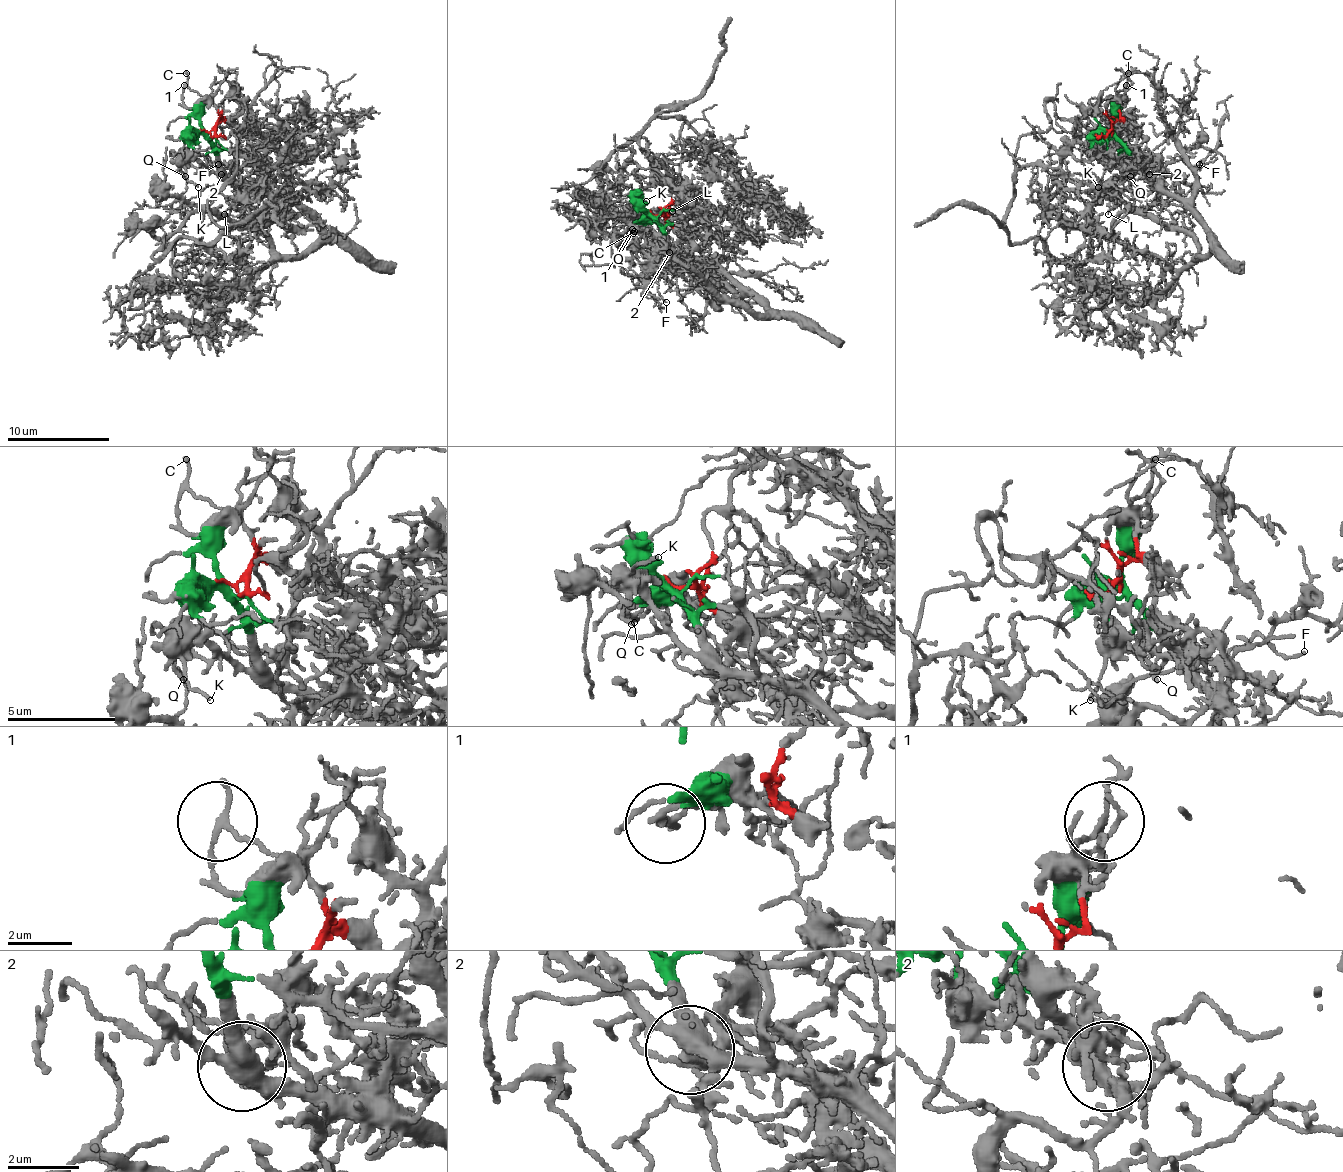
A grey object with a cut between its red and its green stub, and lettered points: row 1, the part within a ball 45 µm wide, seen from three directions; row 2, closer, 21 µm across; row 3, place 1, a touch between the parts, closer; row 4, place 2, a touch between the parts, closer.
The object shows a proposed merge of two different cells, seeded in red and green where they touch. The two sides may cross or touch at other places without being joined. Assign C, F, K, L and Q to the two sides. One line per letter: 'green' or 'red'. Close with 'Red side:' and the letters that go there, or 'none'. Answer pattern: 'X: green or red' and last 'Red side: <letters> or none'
C: green
F: green
K: green
L: green
Q: green
Red side: none

